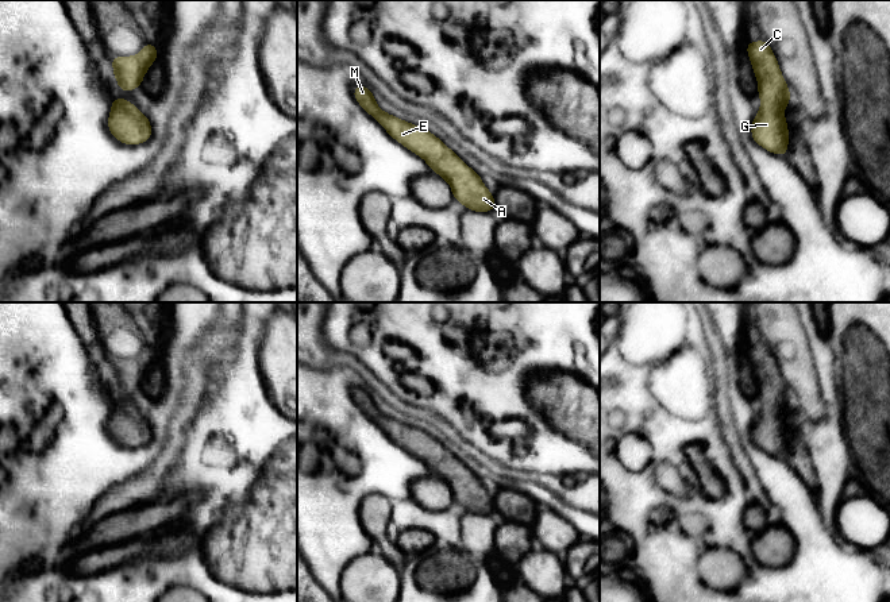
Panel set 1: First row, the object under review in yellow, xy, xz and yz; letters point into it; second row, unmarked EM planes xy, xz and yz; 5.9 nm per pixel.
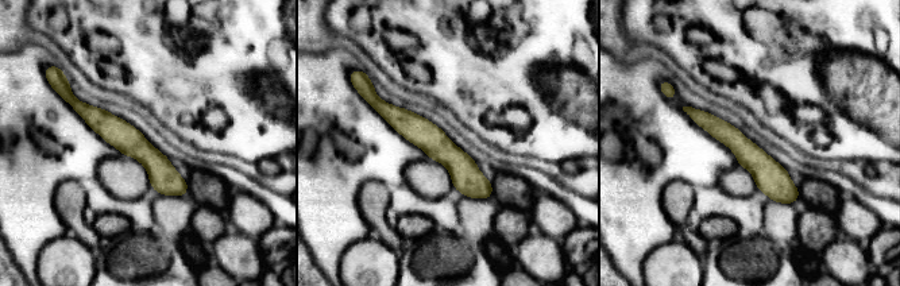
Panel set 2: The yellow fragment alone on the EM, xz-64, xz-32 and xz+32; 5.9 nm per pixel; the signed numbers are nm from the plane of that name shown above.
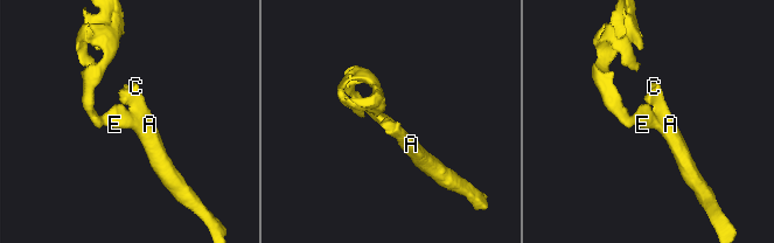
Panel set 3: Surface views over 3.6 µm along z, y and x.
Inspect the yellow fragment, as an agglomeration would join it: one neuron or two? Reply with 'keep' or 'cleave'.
keep

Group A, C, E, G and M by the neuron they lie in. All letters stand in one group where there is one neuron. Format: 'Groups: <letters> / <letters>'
Groups: A C E G M

